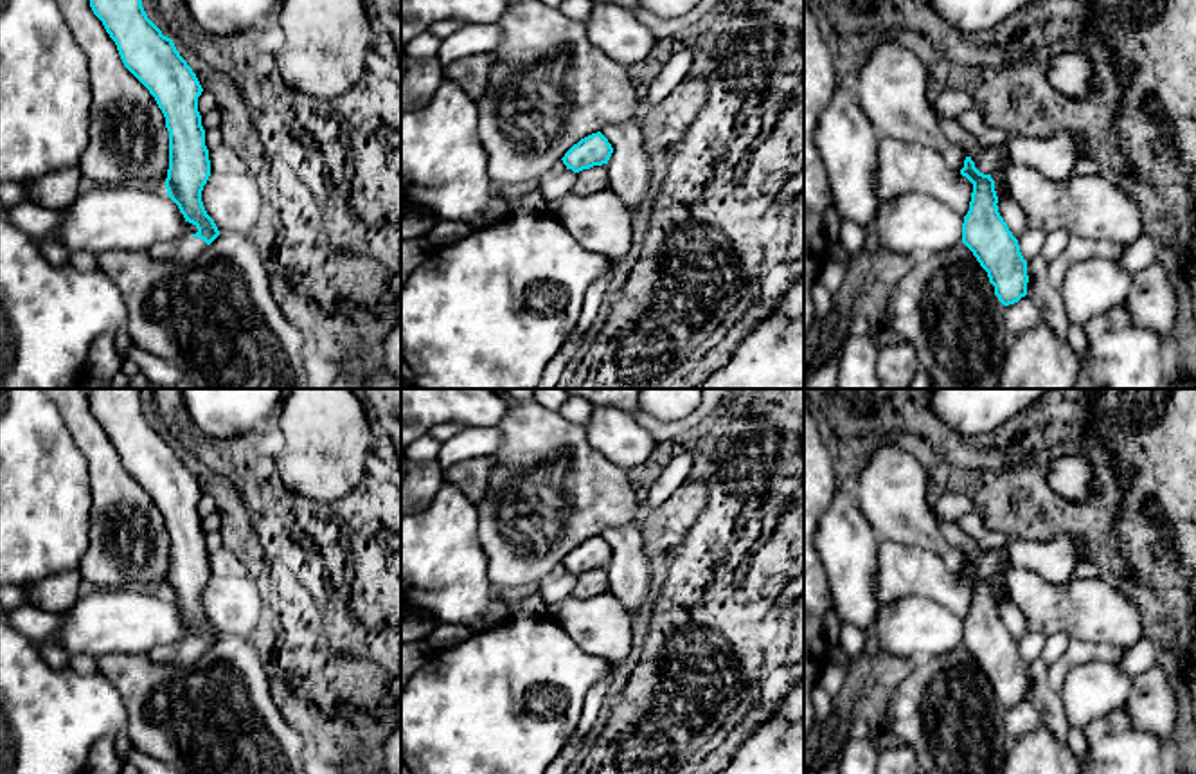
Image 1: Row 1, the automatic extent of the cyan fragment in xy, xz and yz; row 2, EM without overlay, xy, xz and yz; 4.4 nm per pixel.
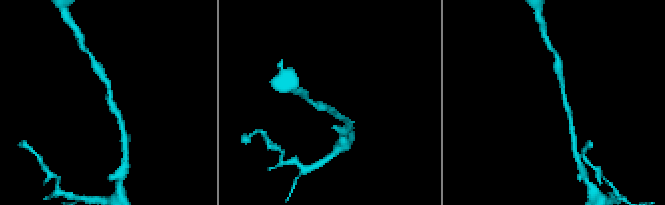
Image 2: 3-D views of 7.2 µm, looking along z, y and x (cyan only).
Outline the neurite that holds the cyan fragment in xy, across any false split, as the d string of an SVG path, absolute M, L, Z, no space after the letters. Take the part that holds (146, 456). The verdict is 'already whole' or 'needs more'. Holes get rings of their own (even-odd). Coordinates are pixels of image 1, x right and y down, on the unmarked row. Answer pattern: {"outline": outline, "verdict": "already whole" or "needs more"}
{"outline": "M83 389L94 418L103 425L106 436L115 445L124 470L149 493L158 511L165 520L169 535L169 572L165 581L167 599L178 608L185 625L192 626L198 635L191 637L210 648L219 634L214 623L207 617L201 594L210 580L209 553L205 549L205 533L198 515L198 500L203 491L180 459L171 441L147 421L140 389Z", "verdict": "already whole"}

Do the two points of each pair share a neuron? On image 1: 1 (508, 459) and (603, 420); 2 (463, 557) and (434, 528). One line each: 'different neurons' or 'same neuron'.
1: different neurons
2: same neuron

